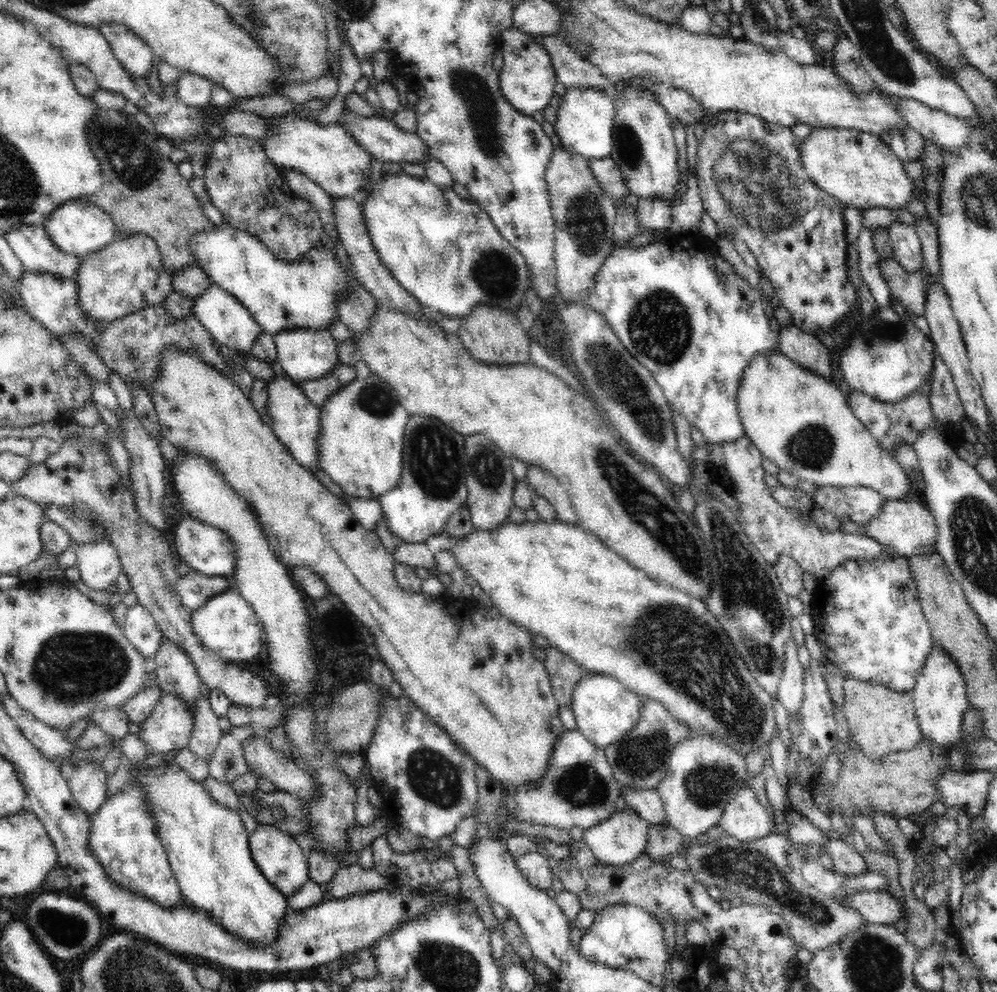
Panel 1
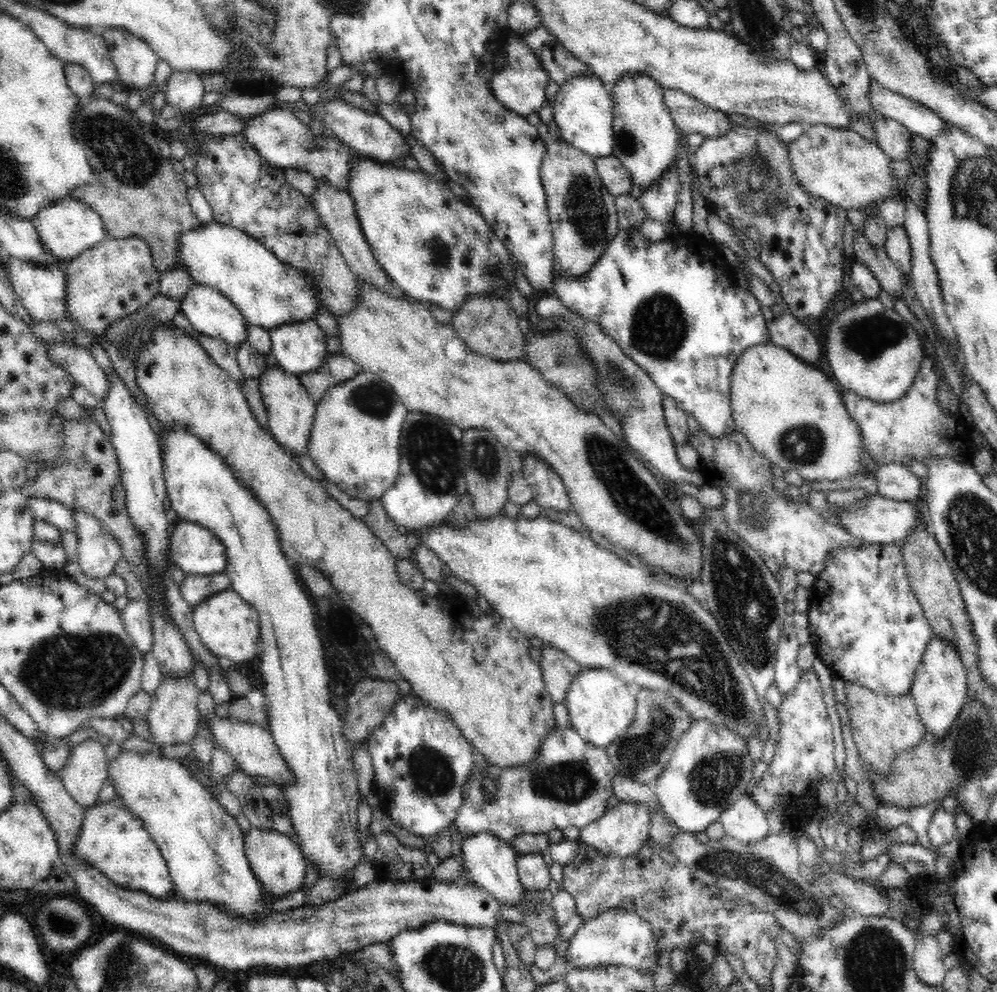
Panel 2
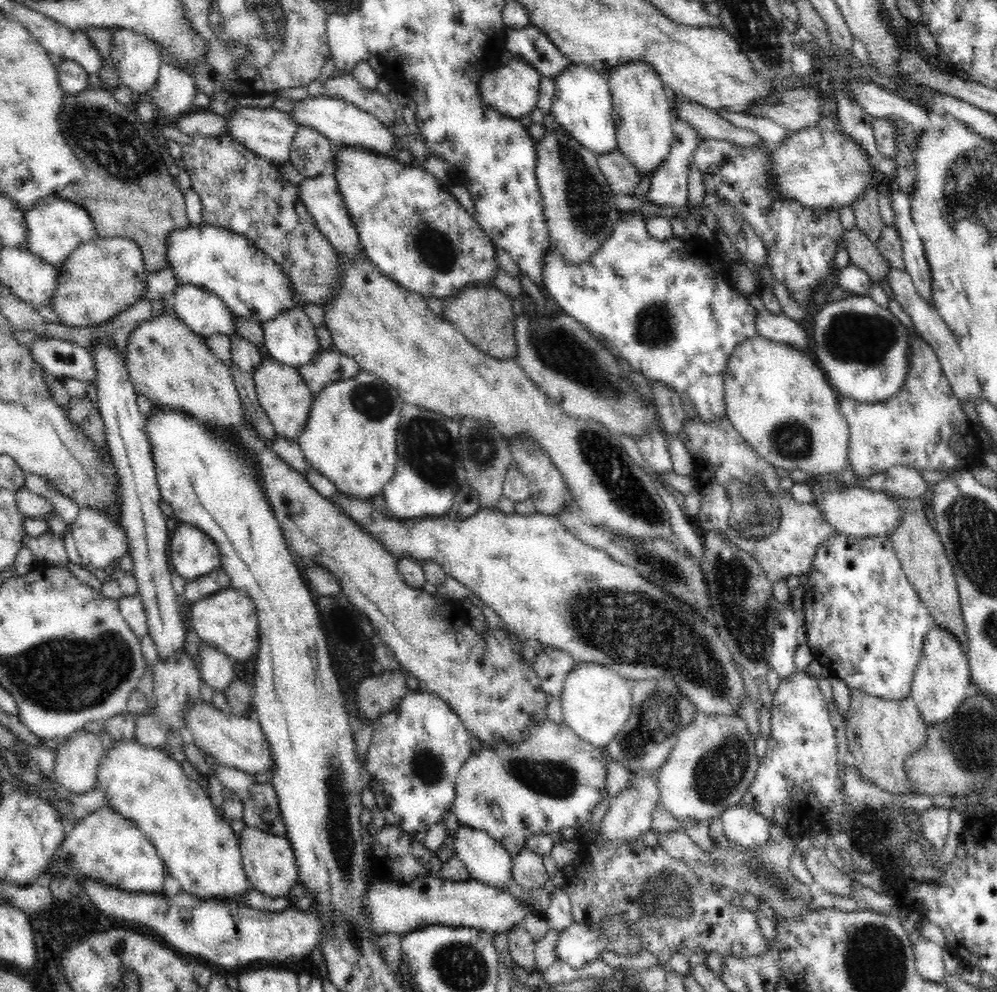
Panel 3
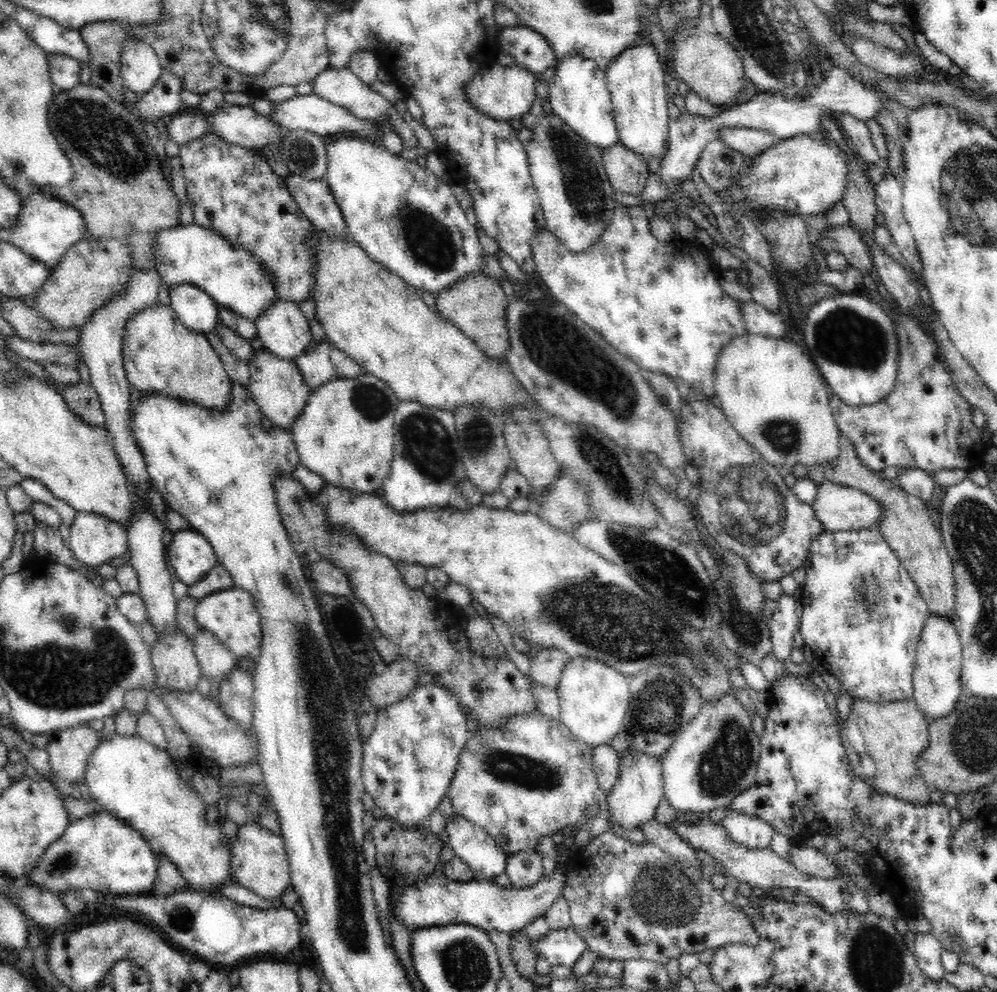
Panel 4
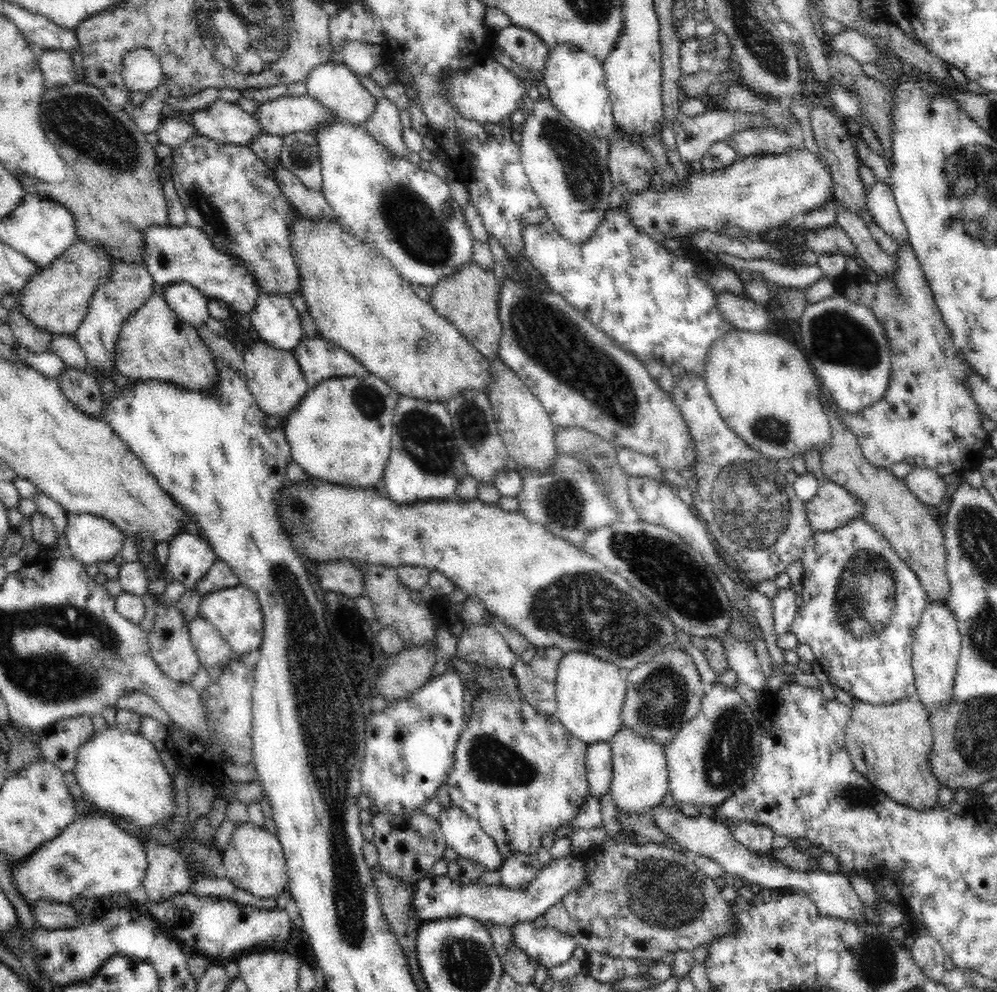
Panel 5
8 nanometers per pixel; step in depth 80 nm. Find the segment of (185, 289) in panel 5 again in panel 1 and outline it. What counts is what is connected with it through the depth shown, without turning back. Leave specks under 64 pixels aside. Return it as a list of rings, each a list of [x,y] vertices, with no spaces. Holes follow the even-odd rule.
[[[218,285],[209,286],[202,294],[194,297],[192,308],[191,311],[194,318],[197,318],[201,325],[218,342],[229,346],[229,348],[249,352],[256,337],[262,332],[259,324],[254,320],[253,316],[249,315],[244,305]]]

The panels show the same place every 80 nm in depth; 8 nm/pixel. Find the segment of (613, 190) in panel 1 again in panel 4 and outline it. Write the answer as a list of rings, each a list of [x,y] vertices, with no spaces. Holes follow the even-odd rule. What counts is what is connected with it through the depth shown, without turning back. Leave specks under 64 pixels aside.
[[[618,142],[605,148],[602,154],[604,168],[614,190],[622,194],[640,194],[646,186],[646,178],[652,171],[651,166],[639,158],[634,151],[627,150]]]

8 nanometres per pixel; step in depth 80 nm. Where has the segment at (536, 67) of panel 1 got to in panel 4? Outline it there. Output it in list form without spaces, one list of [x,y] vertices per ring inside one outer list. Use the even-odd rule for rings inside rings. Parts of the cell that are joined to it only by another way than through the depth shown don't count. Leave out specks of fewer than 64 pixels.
[[[496,63],[480,70],[467,85],[467,96],[486,116],[496,117],[498,120],[521,118],[536,98],[537,81],[534,73],[521,65],[513,63],[512,66],[502,66]]]

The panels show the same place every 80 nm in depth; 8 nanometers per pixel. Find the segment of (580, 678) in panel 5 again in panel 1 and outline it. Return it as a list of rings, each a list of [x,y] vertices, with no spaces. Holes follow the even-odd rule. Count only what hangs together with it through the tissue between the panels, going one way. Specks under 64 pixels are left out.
[[[587,672],[574,687],[569,707],[573,710],[576,729],[598,748],[606,748],[637,725],[641,714],[641,699],[612,675]]]

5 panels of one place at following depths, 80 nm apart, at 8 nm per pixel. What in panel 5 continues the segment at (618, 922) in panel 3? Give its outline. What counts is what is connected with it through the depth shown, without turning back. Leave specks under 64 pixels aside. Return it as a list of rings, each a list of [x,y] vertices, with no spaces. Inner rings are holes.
[[[533,921],[511,928],[514,945],[544,967],[560,967],[571,958],[577,945],[574,937],[552,928],[537,928]]]

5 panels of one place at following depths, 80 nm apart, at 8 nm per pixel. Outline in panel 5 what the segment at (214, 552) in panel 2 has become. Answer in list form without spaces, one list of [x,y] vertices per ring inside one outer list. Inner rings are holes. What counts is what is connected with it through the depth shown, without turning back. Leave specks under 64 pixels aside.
[[[183,530],[170,539],[167,559],[169,579],[181,582],[188,590],[206,577],[217,556],[208,540]]]

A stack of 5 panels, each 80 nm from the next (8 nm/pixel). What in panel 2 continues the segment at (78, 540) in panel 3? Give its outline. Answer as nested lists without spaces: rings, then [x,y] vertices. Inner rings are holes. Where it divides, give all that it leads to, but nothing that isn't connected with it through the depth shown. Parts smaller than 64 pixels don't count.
[[[76,510],[73,513],[75,522],[75,534],[77,538],[76,560],[82,571],[88,576],[98,580],[104,580],[106,576],[114,575],[115,565],[122,557],[122,547],[118,546],[114,538],[111,538],[102,528],[102,523],[94,518],[94,515],[86,511]]]

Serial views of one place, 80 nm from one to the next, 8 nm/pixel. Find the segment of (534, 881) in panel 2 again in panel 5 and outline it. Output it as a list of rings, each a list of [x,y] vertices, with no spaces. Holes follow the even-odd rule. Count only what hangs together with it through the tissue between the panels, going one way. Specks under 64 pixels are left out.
[[[514,854],[504,859],[500,872],[501,886],[520,890],[526,888],[541,870],[541,863],[534,854]]]

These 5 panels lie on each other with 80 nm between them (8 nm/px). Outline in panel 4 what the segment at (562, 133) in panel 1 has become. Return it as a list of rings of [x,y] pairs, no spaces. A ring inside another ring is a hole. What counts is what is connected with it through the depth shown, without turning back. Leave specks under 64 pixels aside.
[[[572,55],[564,59],[557,58],[554,74],[552,79],[548,80],[549,102],[554,114],[558,115],[558,118],[562,119],[567,126],[570,126],[579,138],[590,143],[590,146],[605,150],[618,143],[618,129],[605,71],[598,67],[592,59]]]

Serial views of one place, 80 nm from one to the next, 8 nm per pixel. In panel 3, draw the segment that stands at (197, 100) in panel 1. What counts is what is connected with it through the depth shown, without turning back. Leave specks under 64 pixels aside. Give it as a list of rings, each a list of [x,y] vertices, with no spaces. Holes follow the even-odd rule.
[[[162,62],[159,78],[152,92],[151,102],[170,116],[182,115],[192,108],[192,100],[198,94],[192,75]]]

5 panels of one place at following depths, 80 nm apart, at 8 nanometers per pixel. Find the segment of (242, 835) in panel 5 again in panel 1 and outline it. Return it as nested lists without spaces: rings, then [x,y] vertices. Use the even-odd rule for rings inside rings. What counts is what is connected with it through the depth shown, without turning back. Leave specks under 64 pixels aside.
[[[258,824],[250,834],[250,850],[258,870],[284,896],[293,895],[308,882],[307,853],[302,853],[302,849],[290,833],[282,832],[271,824]]]

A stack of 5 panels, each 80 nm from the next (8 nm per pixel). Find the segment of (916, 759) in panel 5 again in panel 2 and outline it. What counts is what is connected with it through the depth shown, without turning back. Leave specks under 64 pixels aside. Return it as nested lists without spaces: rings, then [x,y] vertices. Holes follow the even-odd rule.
[[[844,681],[843,686],[854,744],[860,758],[870,768],[886,773],[891,768],[891,761],[900,752],[910,750],[924,740],[926,730],[919,718],[914,697],[909,692],[902,696],[890,696],[853,681]]]

